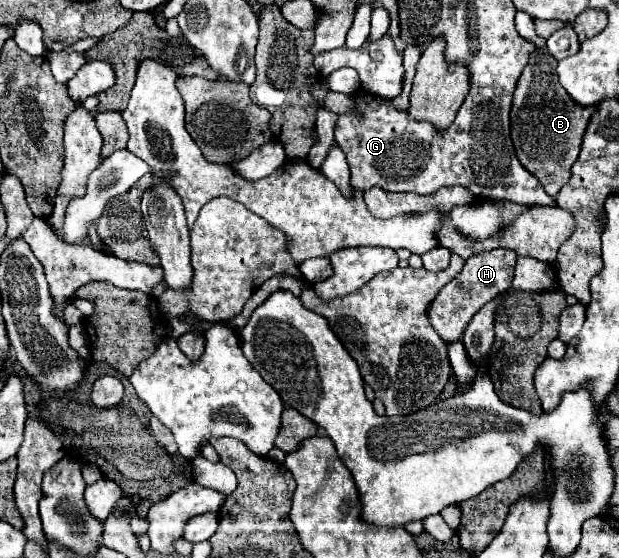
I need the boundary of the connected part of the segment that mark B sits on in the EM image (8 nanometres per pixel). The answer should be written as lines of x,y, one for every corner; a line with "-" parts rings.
537,48
523,70
511,108
511,138
519,162
543,184
549,196
555,196
569,180
571,166
579,156
581,138
596,107
581,108
571,102
555,76
555,60
547,48

